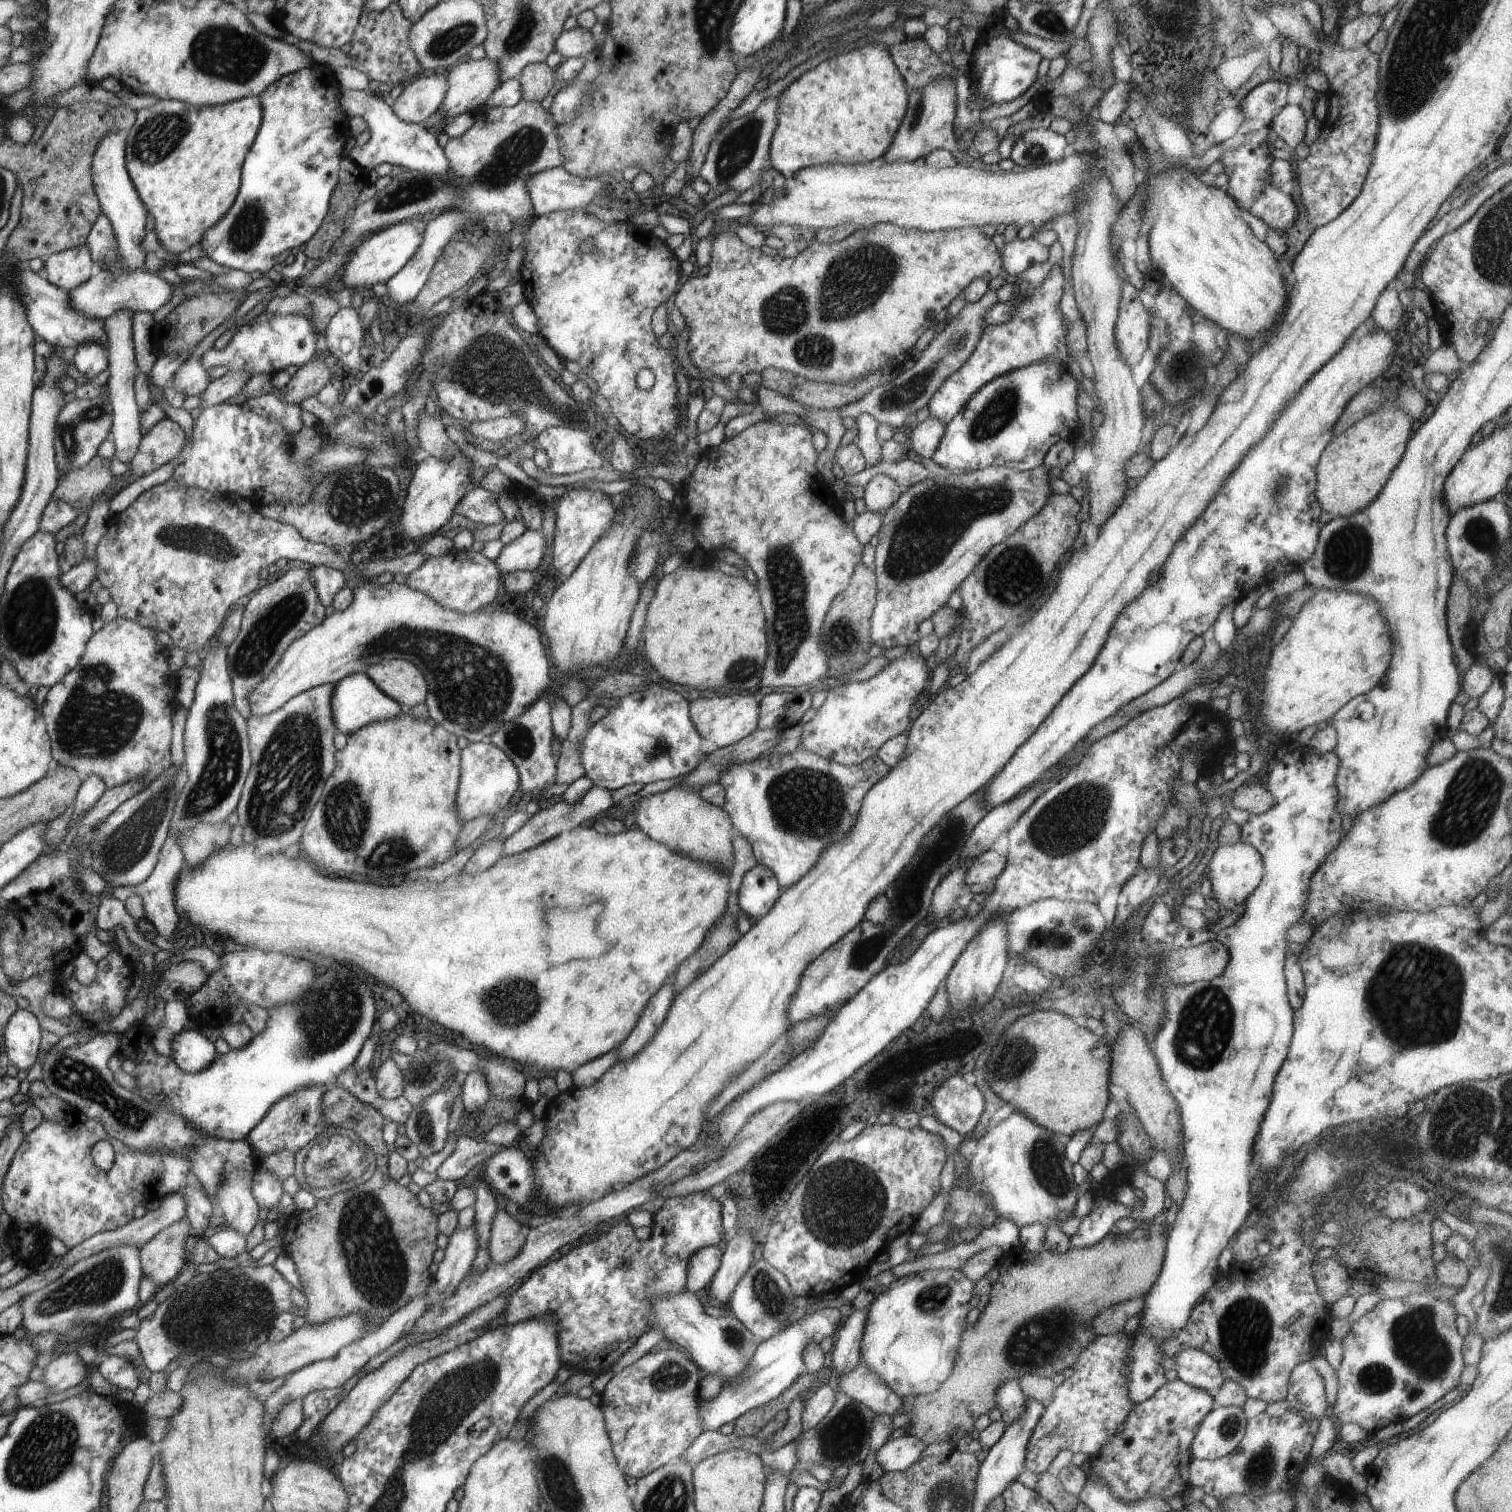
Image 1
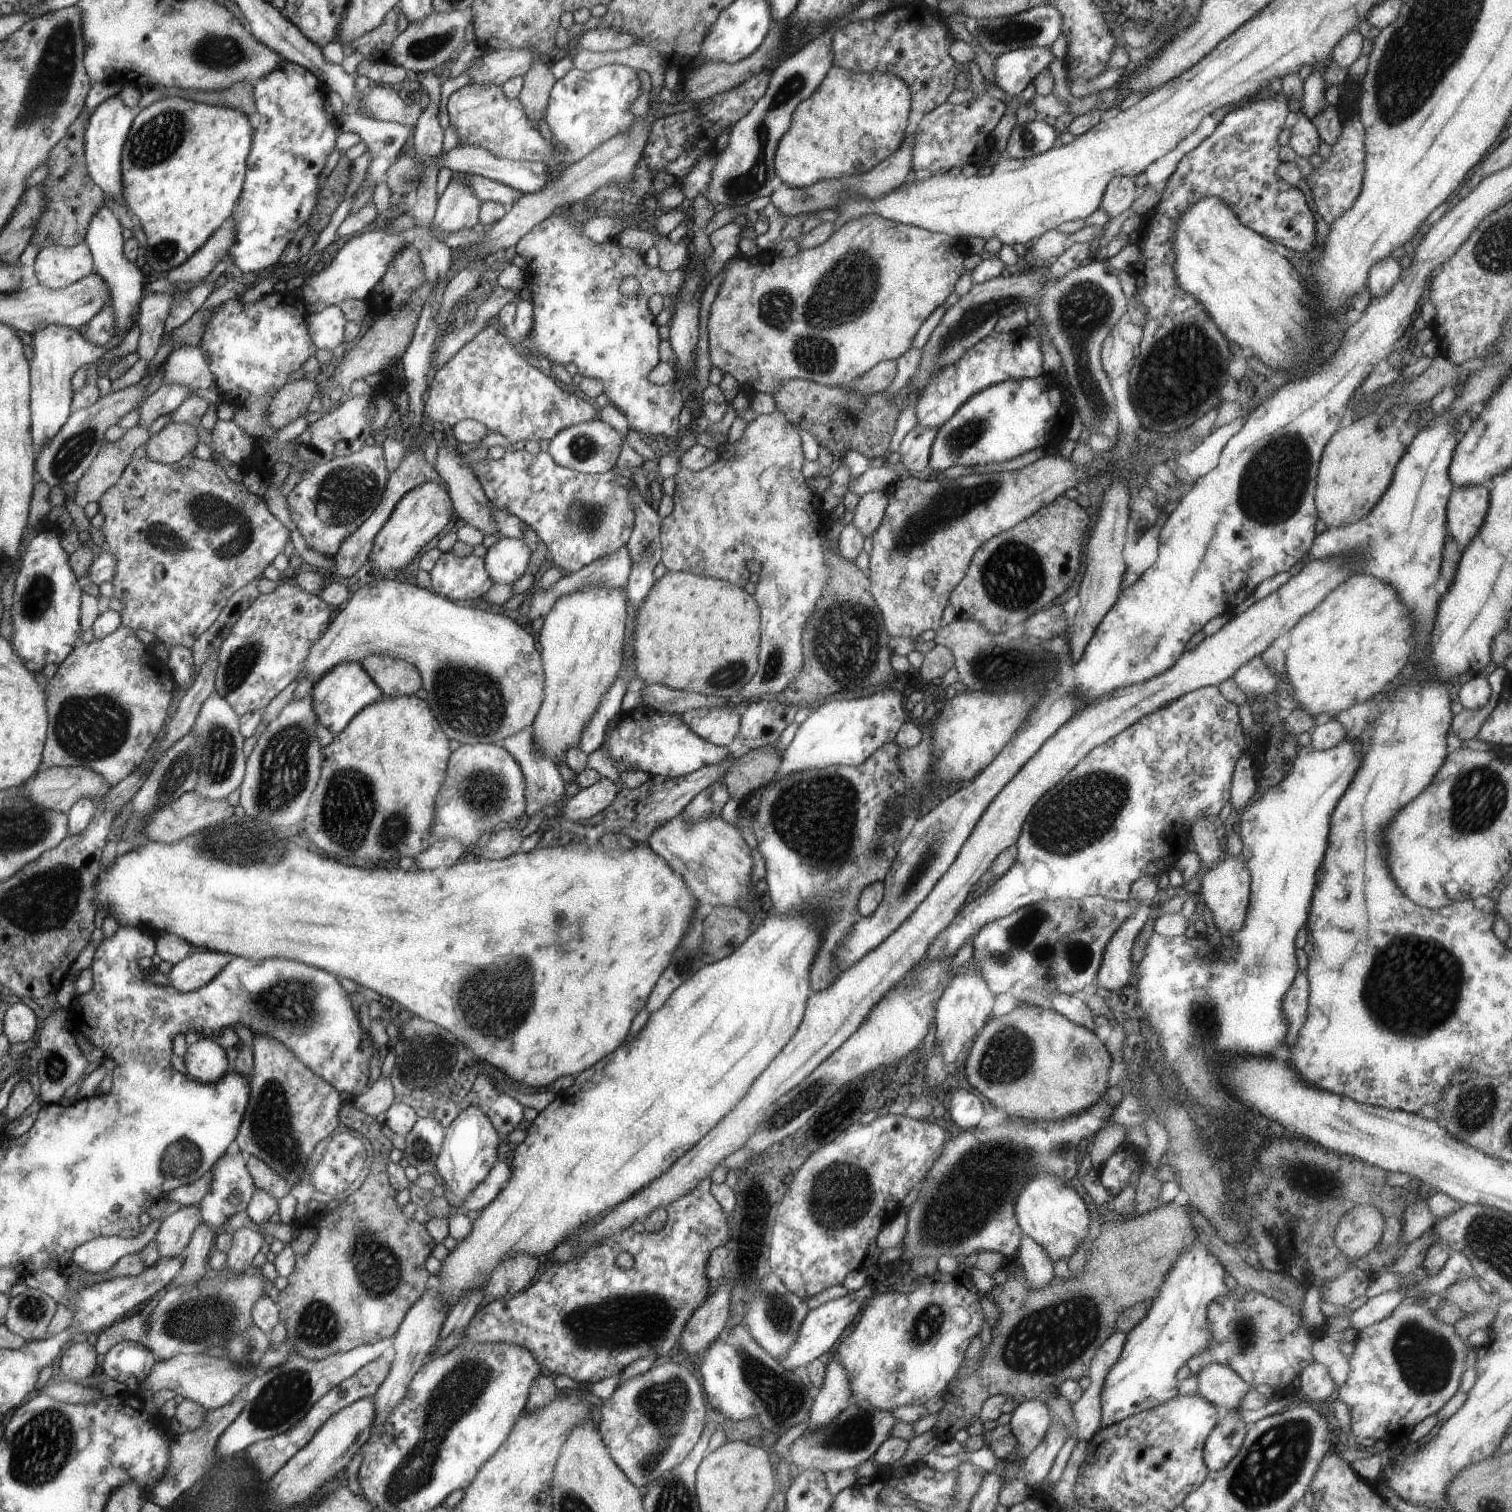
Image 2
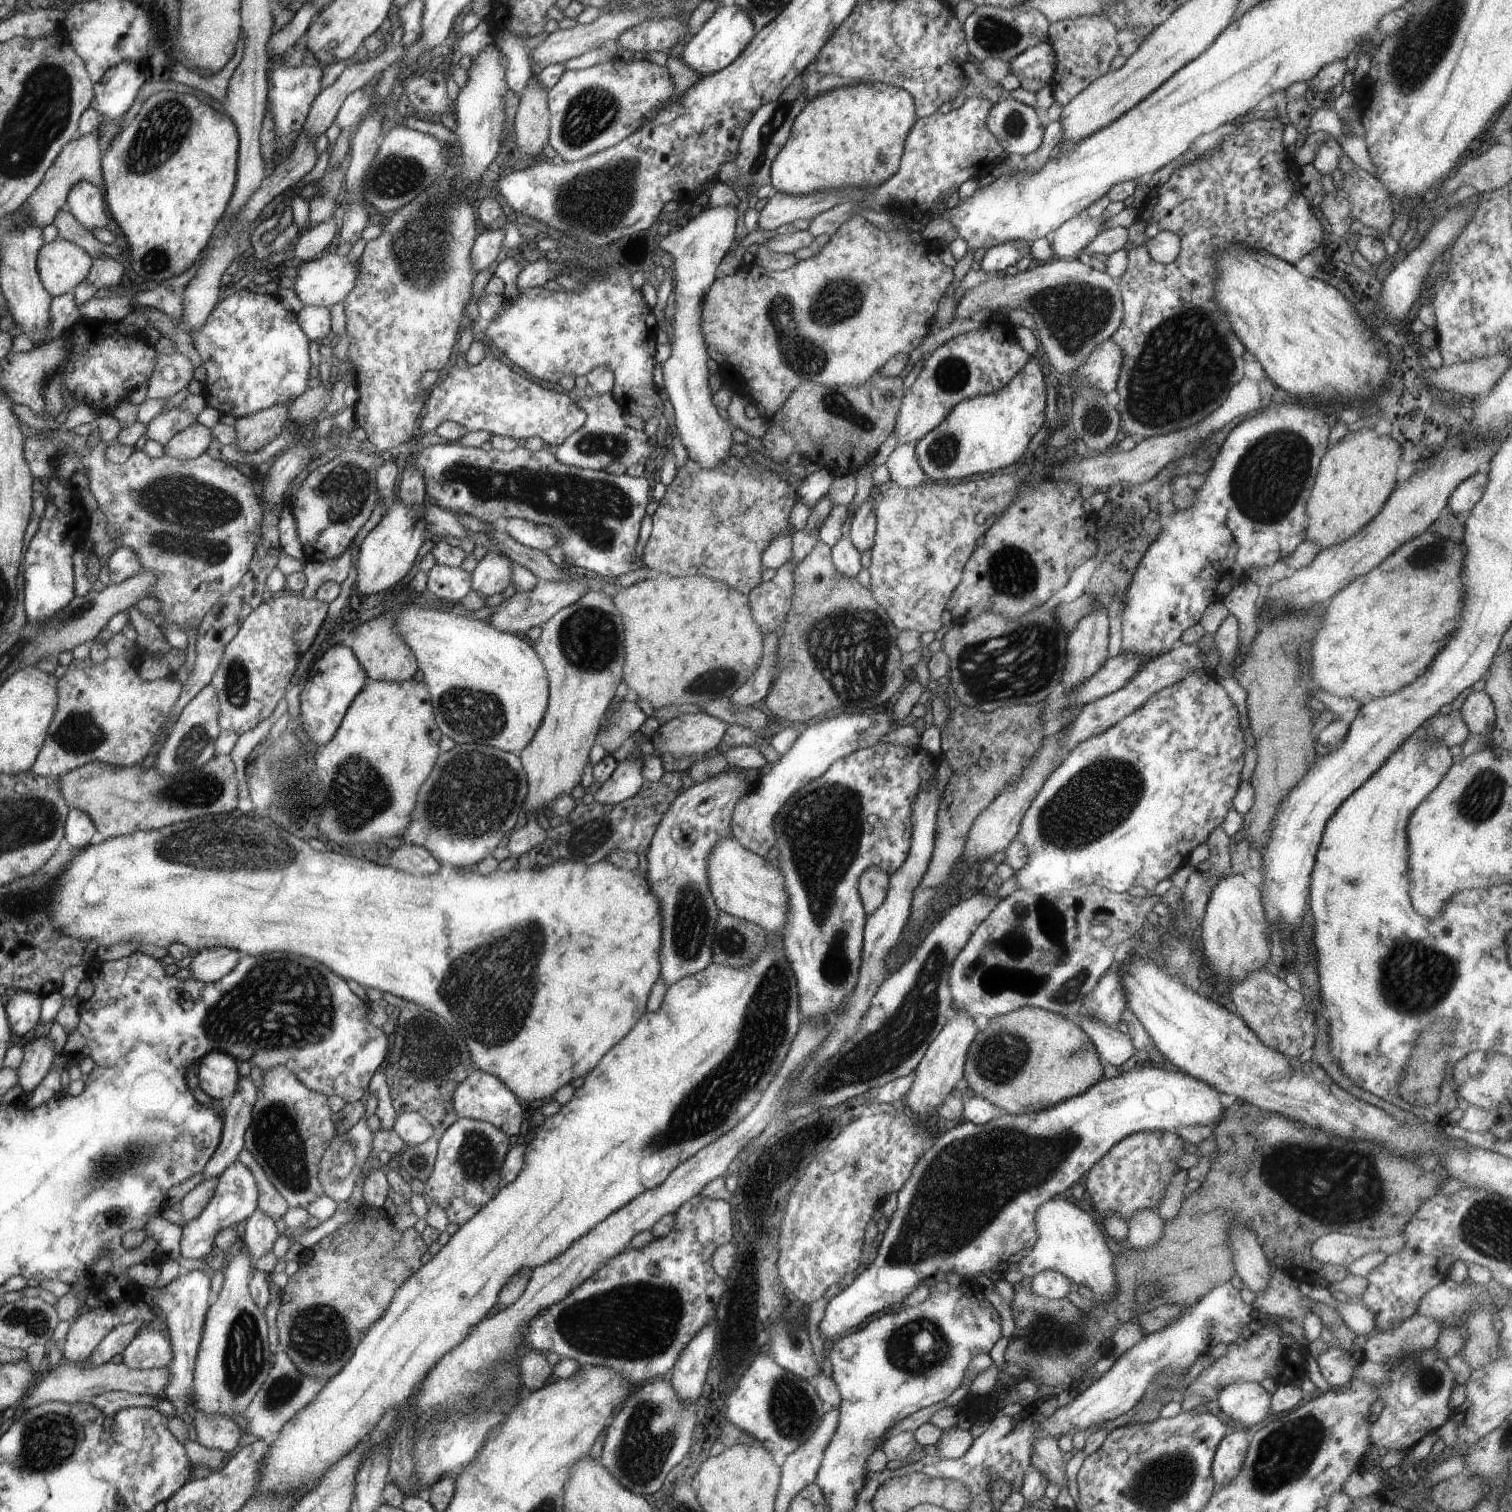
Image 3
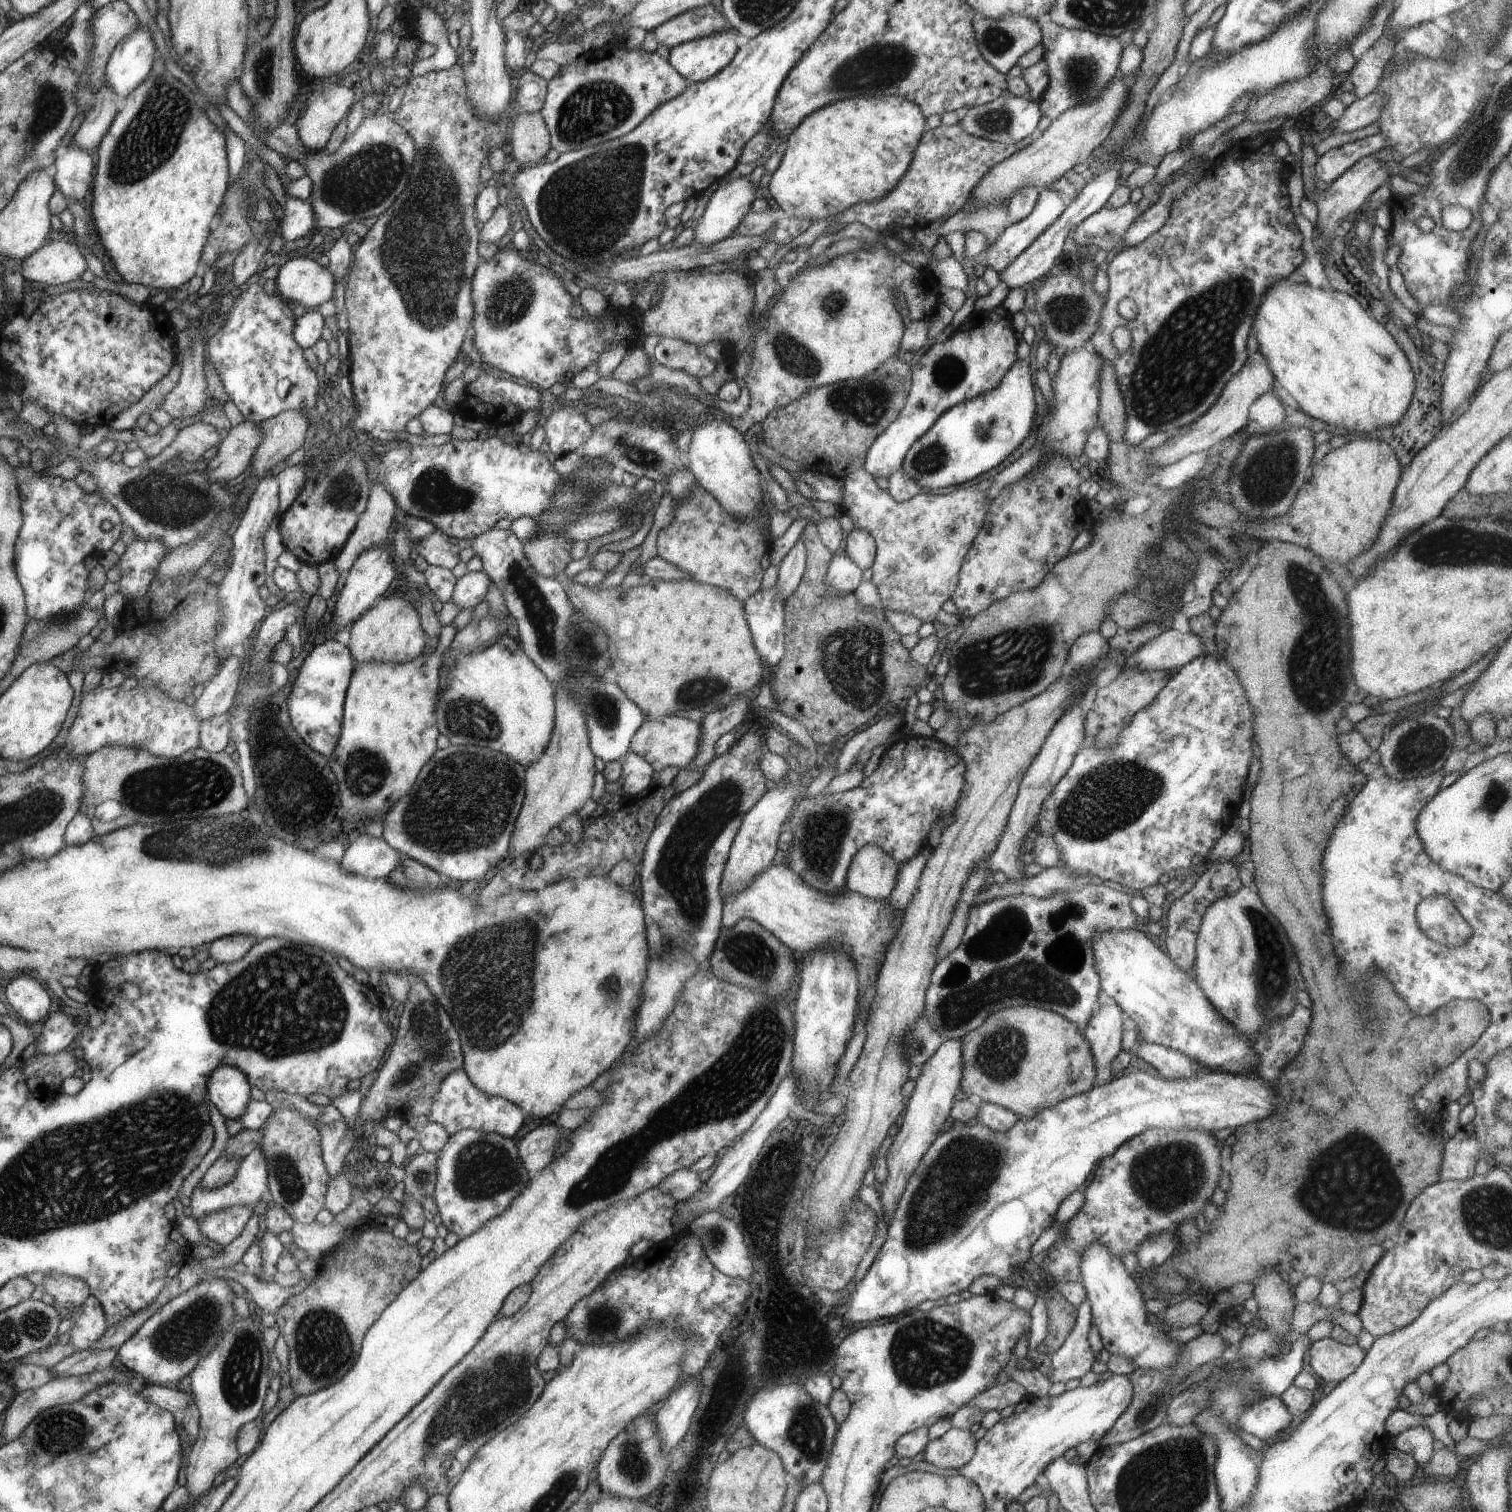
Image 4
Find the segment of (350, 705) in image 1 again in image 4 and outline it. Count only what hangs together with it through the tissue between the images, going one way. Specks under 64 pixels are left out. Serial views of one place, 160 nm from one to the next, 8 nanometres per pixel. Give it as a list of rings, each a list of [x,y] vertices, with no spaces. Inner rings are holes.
[[[331,639],[316,646],[298,670],[292,692],[288,698],[288,713],[292,728],[318,754],[330,758],[337,749],[344,721],[345,696],[349,690],[350,678],[357,669],[352,652],[342,642]]]

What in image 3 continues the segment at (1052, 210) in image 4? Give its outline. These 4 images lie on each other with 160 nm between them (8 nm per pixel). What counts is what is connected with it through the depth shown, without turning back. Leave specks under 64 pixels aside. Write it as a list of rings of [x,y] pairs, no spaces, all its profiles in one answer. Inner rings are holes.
[[[1012,240],[1006,244],[998,244],[990,248],[980,262],[980,270],[988,274],[1002,273],[1010,266],[1017,264],[1018,260],[1028,252],[1030,244]]]

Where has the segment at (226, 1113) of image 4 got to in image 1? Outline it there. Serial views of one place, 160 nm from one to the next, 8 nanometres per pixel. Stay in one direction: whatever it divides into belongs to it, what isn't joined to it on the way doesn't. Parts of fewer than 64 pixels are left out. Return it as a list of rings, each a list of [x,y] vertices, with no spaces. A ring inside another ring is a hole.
[[[196,1026],[190,1029],[187,1027],[180,1034],[176,1034],[170,1046],[173,1062],[176,1062],[181,1070],[191,1074],[205,1070],[216,1058],[214,1044],[206,1036],[196,1032]]]

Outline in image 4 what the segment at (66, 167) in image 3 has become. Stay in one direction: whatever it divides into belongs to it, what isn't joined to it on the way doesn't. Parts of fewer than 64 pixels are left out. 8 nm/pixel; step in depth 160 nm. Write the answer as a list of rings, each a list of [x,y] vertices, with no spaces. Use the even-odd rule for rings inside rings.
[[[104,81],[96,94],[93,105],[92,110],[86,114],[82,125],[78,128],[78,132],[72,136],[74,146],[90,152],[90,156],[98,150],[104,134],[107,134],[108,128],[112,126],[112,122],[120,110],[121,103],[118,96],[110,90],[110,86]]]

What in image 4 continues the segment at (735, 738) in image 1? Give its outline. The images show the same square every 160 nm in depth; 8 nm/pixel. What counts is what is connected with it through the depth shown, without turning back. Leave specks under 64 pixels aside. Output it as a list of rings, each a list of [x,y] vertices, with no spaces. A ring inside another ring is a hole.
[[[672,715],[670,718],[645,721],[638,732],[634,734],[634,738],[630,742],[630,750],[634,754],[638,752],[655,772],[668,766],[678,767],[685,772],[694,759],[698,758],[698,754],[702,750],[702,724],[688,718],[678,718],[678,716]]]

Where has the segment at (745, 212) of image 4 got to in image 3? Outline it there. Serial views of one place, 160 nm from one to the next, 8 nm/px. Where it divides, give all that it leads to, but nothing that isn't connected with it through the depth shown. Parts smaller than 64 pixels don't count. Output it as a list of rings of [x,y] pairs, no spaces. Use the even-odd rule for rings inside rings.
[[[734,204],[716,206],[704,212],[695,211],[691,220],[678,232],[657,238],[654,249],[668,252],[674,258],[673,291],[675,312],[672,319],[673,339],[670,358],[662,363],[664,384],[668,400],[674,410],[677,434],[688,451],[689,460],[698,462],[701,468],[716,468],[724,463],[732,448],[732,426],[718,414],[713,402],[713,392],[708,388],[708,352],[706,338],[702,334],[702,308],[706,292],[717,281],[716,272],[722,259],[735,244],[738,208]]]

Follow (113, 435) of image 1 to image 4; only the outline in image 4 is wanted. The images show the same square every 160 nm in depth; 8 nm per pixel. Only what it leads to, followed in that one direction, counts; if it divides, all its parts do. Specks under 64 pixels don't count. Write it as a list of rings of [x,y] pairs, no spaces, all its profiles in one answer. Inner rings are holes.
[[[74,140],[68,142],[68,147],[59,153],[56,159],[57,190],[60,190],[69,203],[70,200],[85,202],[94,186],[96,168],[90,152],[74,146]]]

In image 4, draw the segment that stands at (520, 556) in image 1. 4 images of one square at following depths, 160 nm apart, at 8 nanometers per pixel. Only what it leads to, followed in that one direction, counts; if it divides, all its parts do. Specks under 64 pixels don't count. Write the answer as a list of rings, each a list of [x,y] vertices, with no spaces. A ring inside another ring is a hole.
[[[484,571],[469,572],[458,579],[454,588],[451,602],[458,604],[460,608],[475,608],[478,604],[486,600],[486,595],[492,580]]]

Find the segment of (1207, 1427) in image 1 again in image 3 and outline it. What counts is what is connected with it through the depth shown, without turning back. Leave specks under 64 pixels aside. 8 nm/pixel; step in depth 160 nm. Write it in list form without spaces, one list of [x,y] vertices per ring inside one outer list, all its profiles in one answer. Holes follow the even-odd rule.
[[[1235,1427],[1218,1444],[1211,1465],[1211,1476],[1216,1485],[1228,1486],[1232,1482],[1232,1478],[1242,1470],[1250,1435],[1249,1430]]]

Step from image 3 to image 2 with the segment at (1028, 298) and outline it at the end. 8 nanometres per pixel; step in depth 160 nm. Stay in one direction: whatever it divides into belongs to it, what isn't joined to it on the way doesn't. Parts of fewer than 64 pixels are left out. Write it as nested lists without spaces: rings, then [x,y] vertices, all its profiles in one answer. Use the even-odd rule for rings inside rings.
[[[1098,258],[1083,261],[1081,266],[1068,272],[1062,280],[1050,280],[1048,272],[1049,263],[1034,267],[1028,274],[1016,269],[1006,278],[1000,275],[984,284],[973,285],[968,294],[964,294],[946,310],[934,328],[932,336],[922,348],[920,364],[909,386],[920,392],[930,378],[938,376],[948,366],[956,365],[968,348],[993,332],[1001,317],[1010,316],[1020,308],[1027,311],[1030,306],[1036,306],[1041,323],[1046,326],[1050,341],[1060,354],[1062,370],[1067,374],[1067,390],[1074,397],[1075,412],[1080,416],[1084,428],[1090,430],[1092,435],[1115,440],[1120,426],[1118,404],[1110,378],[1102,368],[1101,349],[1112,328],[1127,319],[1128,300],[1116,273],[1109,273]]]

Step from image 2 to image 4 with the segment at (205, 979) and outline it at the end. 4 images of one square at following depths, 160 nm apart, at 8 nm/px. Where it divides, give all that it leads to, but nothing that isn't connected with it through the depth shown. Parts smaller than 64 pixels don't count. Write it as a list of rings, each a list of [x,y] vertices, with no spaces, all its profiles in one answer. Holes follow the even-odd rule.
[[[232,934],[232,936],[218,939],[218,942],[212,942],[208,948],[209,956],[216,964],[232,964],[241,960],[256,942],[258,938],[250,934]]]

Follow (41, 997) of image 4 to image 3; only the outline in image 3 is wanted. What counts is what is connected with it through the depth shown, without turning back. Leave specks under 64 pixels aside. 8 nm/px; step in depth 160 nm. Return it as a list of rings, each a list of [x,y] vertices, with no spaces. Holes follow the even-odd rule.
[[[30,990],[10,991],[10,1000],[5,1007],[5,1014],[15,1036],[24,1036],[40,1020],[40,996]]]

